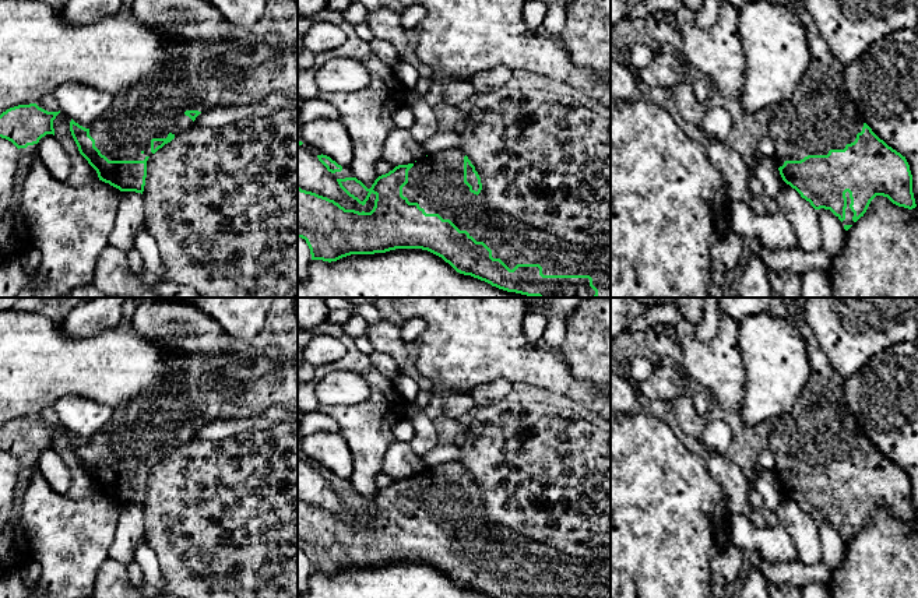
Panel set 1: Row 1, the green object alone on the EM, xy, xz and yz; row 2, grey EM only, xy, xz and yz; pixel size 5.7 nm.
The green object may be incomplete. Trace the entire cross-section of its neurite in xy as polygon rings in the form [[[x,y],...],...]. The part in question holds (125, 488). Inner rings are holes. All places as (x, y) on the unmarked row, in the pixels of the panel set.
[[[140,298],[130,324],[136,333],[156,342],[165,351],[172,351],[176,356],[229,352],[252,359],[265,355],[274,362],[279,362],[281,366],[275,373],[257,379],[243,393],[233,387],[217,390],[210,384],[187,384],[176,373],[172,373],[156,390],[113,409],[112,418],[89,442],[71,432],[71,448],[80,467],[96,483],[99,493],[120,504],[143,507],[148,471],[177,447],[196,439],[194,433],[200,426],[217,419],[254,418],[274,405],[298,414],[298,312],[293,298],[274,298],[263,330],[247,342],[229,335],[215,319],[184,302]]]

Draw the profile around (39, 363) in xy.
[[[0,312],[0,428],[18,418],[38,416],[64,397],[84,397],[113,409],[156,390],[172,373],[187,384],[233,387],[243,393],[257,379],[275,373],[281,363],[265,355],[252,359],[235,353],[176,356],[144,338],[130,323],[89,338],[71,338],[63,326],[32,312]]]

